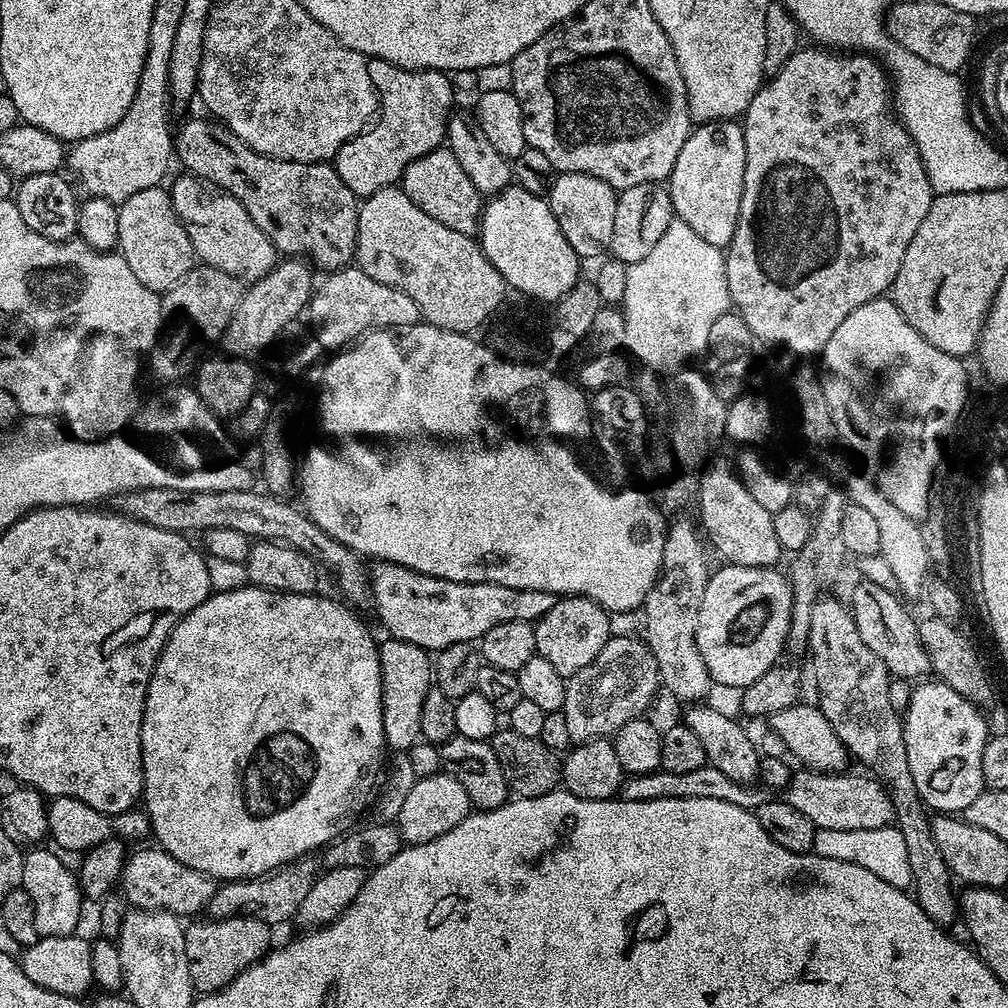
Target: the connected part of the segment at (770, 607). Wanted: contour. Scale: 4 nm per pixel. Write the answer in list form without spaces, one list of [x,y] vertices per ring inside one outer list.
[[[725,563],[711,573],[698,613],[697,646],[711,679],[724,688],[742,690],[750,682],[758,682],[766,670],[777,667],[780,655],[786,652],[788,632],[791,630],[791,582],[779,567],[751,568]]]

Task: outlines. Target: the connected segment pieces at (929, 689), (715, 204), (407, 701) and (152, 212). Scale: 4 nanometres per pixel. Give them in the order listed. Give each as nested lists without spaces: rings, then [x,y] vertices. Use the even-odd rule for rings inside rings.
[[[932,678],[913,687],[908,707],[902,713],[902,723],[906,758],[910,758],[910,774],[914,774],[914,786],[920,799],[929,809],[940,814],[963,813],[964,808],[970,806],[970,802],[974,802],[974,798],[978,798],[980,792],[985,791],[982,778],[982,750],[990,735],[989,721],[969,700],[962,698],[958,690],[950,690],[950,686]]]
[[[711,120],[696,124],[688,133],[678,162],[668,175],[666,187],[675,219],[686,222],[698,238],[710,246],[727,249],[738,226],[738,210],[742,206],[742,186],[746,178],[746,138],[736,120]]]
[[[391,638],[379,641],[380,673],[382,674],[382,710],[384,711],[384,743],[393,753],[407,754],[415,744],[421,743],[420,727],[422,726],[422,704],[426,694],[434,686],[434,660],[425,650],[410,642]]]
[[[160,186],[138,190],[138,194],[130,194],[130,198],[118,207],[120,256],[126,258],[126,266],[130,266],[130,271],[138,277],[142,286],[157,294],[168,292],[175,284],[182,282],[182,278],[186,278],[188,271],[197,263],[190,234],[186,234],[186,226],[182,226],[178,214],[174,214],[171,195]]]

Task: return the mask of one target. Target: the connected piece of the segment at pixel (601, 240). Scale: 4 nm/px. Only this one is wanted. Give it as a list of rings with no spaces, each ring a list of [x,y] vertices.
[[[561,172],[557,175],[546,199],[566,242],[574,246],[581,258],[600,258],[609,251],[610,234],[614,234],[614,206],[617,195],[617,189],[602,182],[602,178],[594,178],[581,172]]]

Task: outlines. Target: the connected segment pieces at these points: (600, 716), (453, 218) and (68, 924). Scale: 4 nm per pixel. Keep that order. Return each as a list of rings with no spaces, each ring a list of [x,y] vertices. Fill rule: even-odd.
[[[613,635],[598,650],[598,658],[567,677],[563,714],[573,745],[615,737],[626,722],[641,719],[661,691],[658,663],[643,639]]]
[[[447,146],[438,147],[430,154],[410,162],[402,177],[402,187],[410,202],[414,202],[414,206],[426,210],[426,214],[442,222],[442,226],[450,226],[450,230],[458,230],[458,234],[470,237],[479,233],[482,197],[474,182],[470,182],[466,170],[462,170],[458,158],[454,158]]]
[[[42,848],[29,849],[23,860],[22,878],[20,879],[21,888],[30,895],[30,900],[34,904],[34,926],[38,929],[40,936],[44,937],[64,937],[73,935],[79,928],[78,922],[84,906],[83,892],[80,889],[77,875],[56,856],[55,851],[38,850]]]

